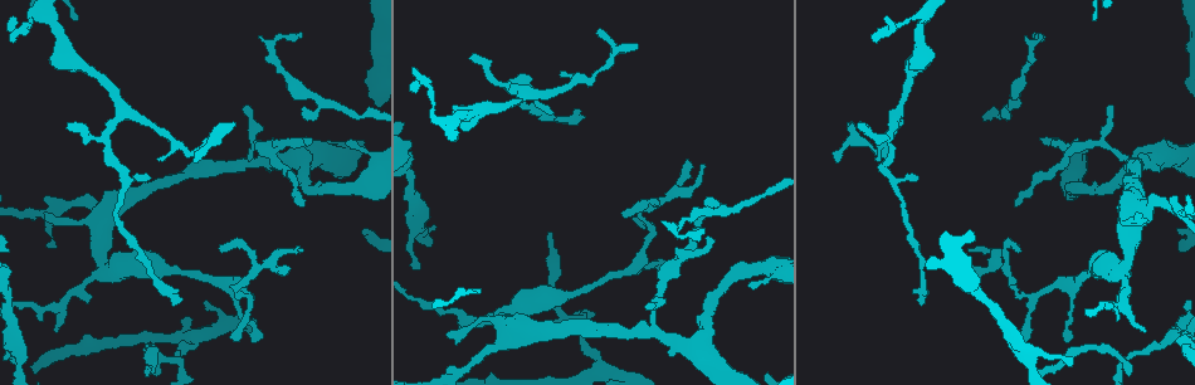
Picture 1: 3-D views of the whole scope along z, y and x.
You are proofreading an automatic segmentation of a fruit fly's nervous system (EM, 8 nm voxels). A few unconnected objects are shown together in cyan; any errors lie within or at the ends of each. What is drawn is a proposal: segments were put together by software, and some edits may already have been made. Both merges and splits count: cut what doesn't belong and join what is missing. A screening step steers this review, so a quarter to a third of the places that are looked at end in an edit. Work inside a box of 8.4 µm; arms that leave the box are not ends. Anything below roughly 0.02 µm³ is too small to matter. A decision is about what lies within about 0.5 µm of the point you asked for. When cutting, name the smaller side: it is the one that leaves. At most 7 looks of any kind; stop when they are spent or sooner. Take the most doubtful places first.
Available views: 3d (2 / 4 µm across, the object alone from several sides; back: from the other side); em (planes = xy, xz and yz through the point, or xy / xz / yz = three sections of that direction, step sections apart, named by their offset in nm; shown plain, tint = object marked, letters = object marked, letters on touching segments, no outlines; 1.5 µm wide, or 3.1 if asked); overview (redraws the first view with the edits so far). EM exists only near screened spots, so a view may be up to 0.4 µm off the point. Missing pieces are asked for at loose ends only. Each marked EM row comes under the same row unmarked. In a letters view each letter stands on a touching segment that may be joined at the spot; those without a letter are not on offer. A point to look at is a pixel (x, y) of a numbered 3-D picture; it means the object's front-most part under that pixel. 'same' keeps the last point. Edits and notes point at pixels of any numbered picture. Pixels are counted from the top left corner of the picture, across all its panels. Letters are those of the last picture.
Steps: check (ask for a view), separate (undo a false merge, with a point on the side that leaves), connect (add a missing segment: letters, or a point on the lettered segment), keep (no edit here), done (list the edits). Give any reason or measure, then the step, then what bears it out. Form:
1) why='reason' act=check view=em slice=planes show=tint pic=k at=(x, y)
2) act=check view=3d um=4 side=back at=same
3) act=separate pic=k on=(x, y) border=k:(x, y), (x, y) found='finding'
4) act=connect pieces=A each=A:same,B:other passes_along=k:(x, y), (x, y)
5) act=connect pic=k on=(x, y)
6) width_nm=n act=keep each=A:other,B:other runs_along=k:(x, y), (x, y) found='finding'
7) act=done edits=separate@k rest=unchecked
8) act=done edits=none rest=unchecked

why='free end' act=check view=em slice=planes show=letters pic=1 at=(1144, 329)

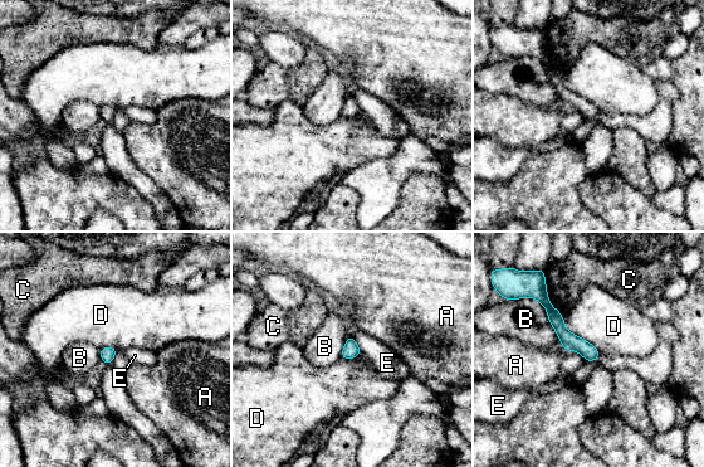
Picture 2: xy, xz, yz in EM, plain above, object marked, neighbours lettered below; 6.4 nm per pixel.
width_nm=90 act=keep each=A:other,B:other,C:other,D:other,E:other border=2:(563, 319), (570, 331), (600, 353) found='no lettered segment goes on from it'

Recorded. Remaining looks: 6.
why='an open end' act=check view=em slice=planes show=letters pic=1 at=(68, 124)

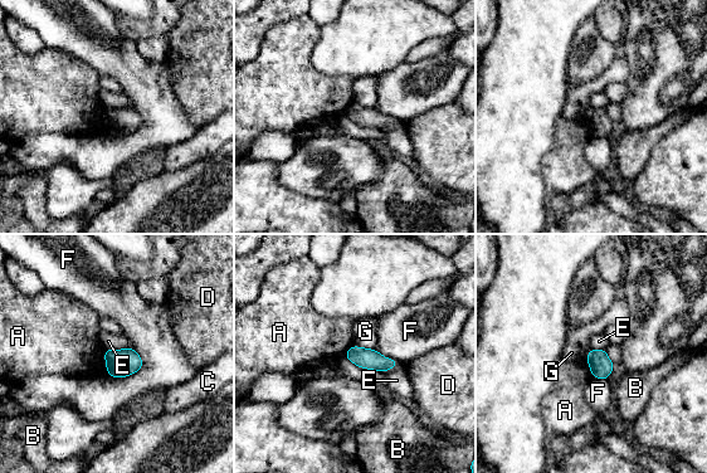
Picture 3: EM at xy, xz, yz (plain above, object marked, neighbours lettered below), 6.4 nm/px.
act=keep each=A:other,B:other,C:other,D:other,E:other,F:other,G:other border=3:(103, 350), (108, 374) found='none of them fits'

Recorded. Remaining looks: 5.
why='narrows sharply' act=check view=3d um=4 pic=1 at=(595, 73)

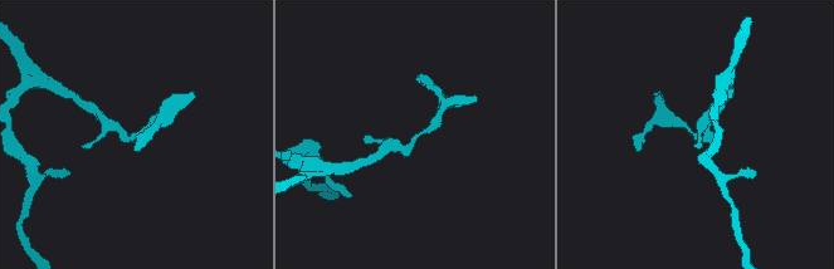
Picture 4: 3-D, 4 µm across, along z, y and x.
why='now the EM' act=check view=em slice=planes show=letters pic=4 at=(132, 133)

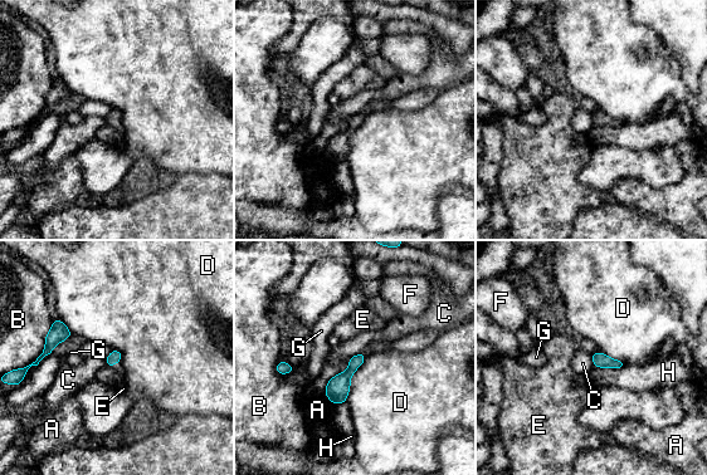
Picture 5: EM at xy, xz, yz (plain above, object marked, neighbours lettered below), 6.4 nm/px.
longest_contact=B:340nm act=keep each=A:other,B:other,C:other,D:other,E:other,F:other,G:other,H:other found='one neuron here'

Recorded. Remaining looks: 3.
act=done edits=none rest=unchecked

